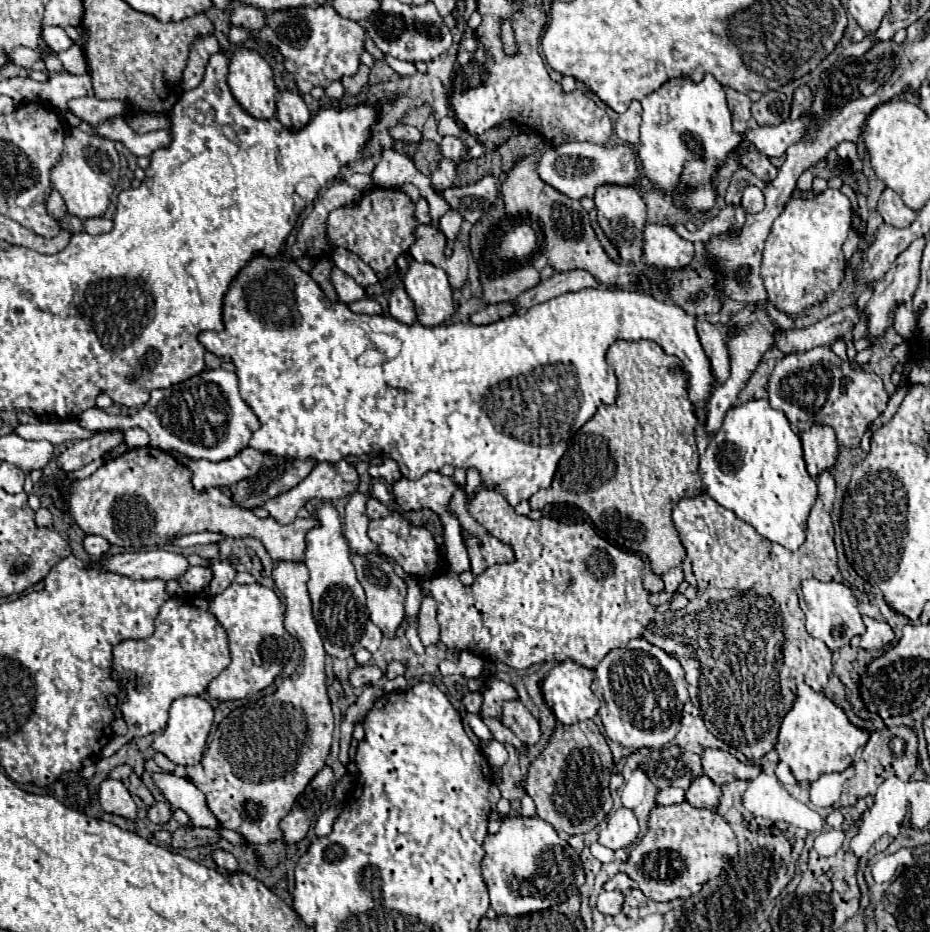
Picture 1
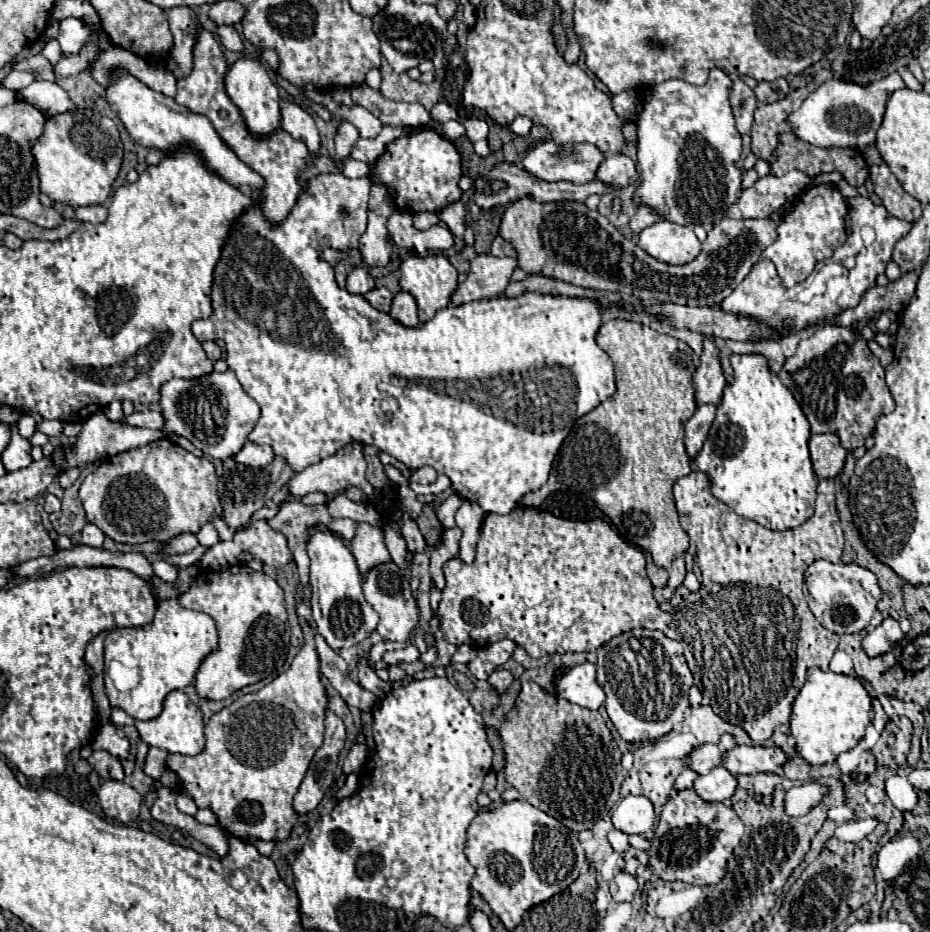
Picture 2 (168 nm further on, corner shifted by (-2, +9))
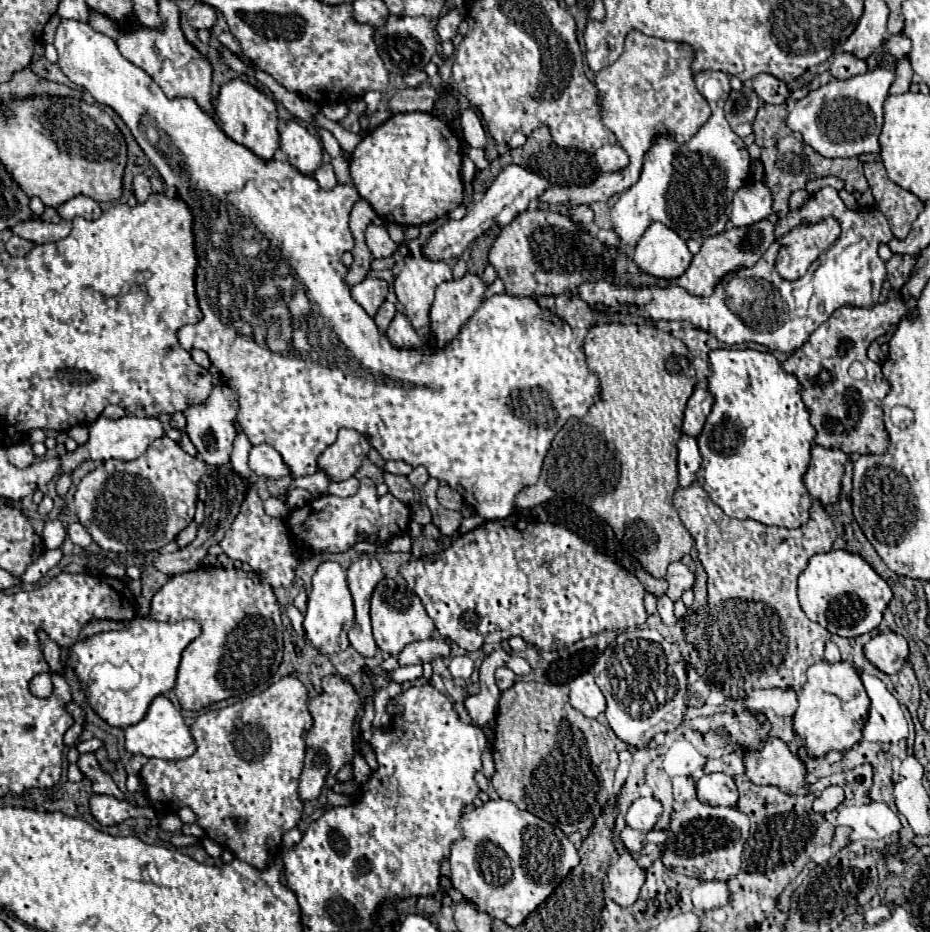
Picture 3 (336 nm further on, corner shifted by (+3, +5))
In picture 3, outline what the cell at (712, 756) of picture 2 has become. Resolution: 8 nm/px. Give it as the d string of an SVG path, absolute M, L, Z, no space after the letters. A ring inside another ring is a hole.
M736 753L722 755L720 759L708 759L704 771L706 771L706 773L720 771L720 773L726 773L726 775L730 775L730 777L738 777L738 775L744 775L744 761L742 761L742 757L736 755Z

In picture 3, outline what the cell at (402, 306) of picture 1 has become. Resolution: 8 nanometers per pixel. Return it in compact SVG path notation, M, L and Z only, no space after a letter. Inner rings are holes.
M396 313L396 317L392 319L392 323L386 331L386 337L398 349L416 349L422 345L418 333L412 329L412 325L404 313Z

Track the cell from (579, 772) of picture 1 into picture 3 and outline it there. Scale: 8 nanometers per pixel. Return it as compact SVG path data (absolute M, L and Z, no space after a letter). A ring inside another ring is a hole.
M518 681L514 683L510 689L502 691L500 695L500 705L498 705L498 717L496 717L496 729L494 729L494 749L492 749L492 755L494 755L494 765L496 765L496 773L492 775L492 785L496 789L496 793L502 797L502 799L508 799L512 801L518 809L524 809L524 811L530 811L532 815L538 815L540 819L546 819L548 823L552 823L554 827L562 829L566 835L574 833L574 831L584 831L584 829L590 829L594 819L600 815L602 811L602 805L608 801L610 793L612 793L612 781L614 781L614 771L618 767L618 753L614 749L614 743L612 739L608 737L608 731L602 723L598 723L596 719L588 719L584 717L580 711L576 711L570 701L568 701L568 685L567 684L553 684L553 683L536 683L536 681Z

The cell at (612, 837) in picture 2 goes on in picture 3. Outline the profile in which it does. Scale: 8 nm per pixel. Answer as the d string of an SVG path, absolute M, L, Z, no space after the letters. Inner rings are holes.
M626 827L626 829L620 833L620 839L624 841L626 849L628 849L628 851L632 851L632 853L642 851L642 847L644 847L644 833L642 833L642 831L638 831L638 829Z

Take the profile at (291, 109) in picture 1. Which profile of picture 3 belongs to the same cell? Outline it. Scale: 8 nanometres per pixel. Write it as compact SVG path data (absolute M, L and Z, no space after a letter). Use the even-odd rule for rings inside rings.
M288 121L282 127L282 131L280 131L280 149L288 155L288 163L296 171L300 171L302 175L312 175L322 165L322 143L312 133L308 133L306 127L298 125L296 121Z

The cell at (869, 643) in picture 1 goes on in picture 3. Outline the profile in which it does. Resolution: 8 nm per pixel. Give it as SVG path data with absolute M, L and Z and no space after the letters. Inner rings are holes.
M892 631L880 633L864 645L864 655L880 671L898 673L908 661L908 643L902 635Z

